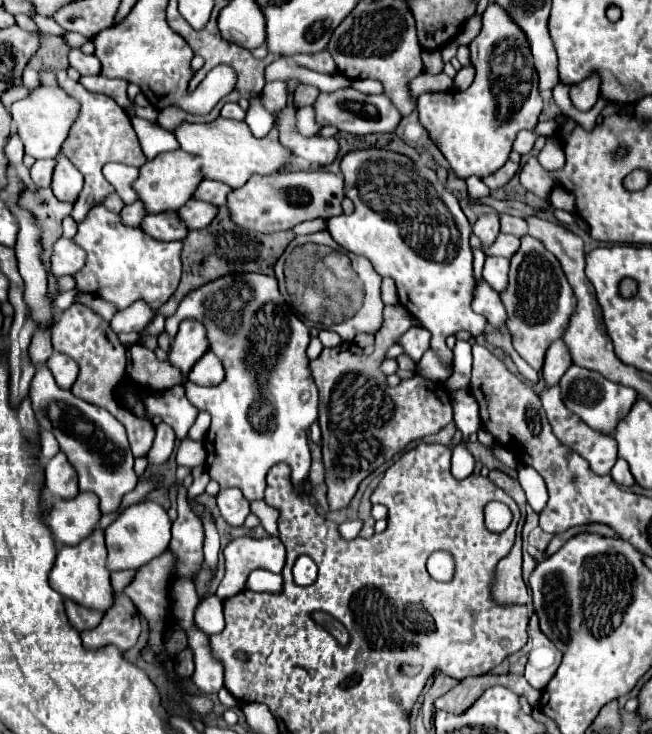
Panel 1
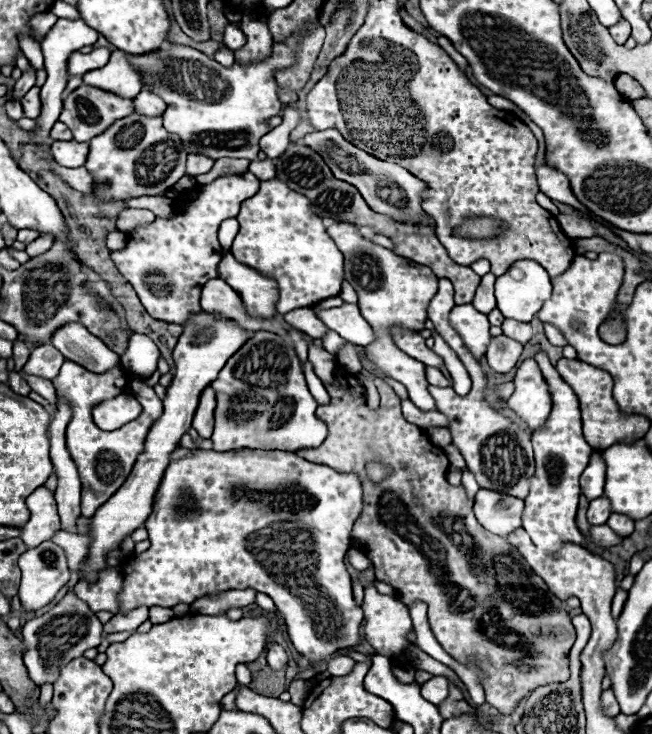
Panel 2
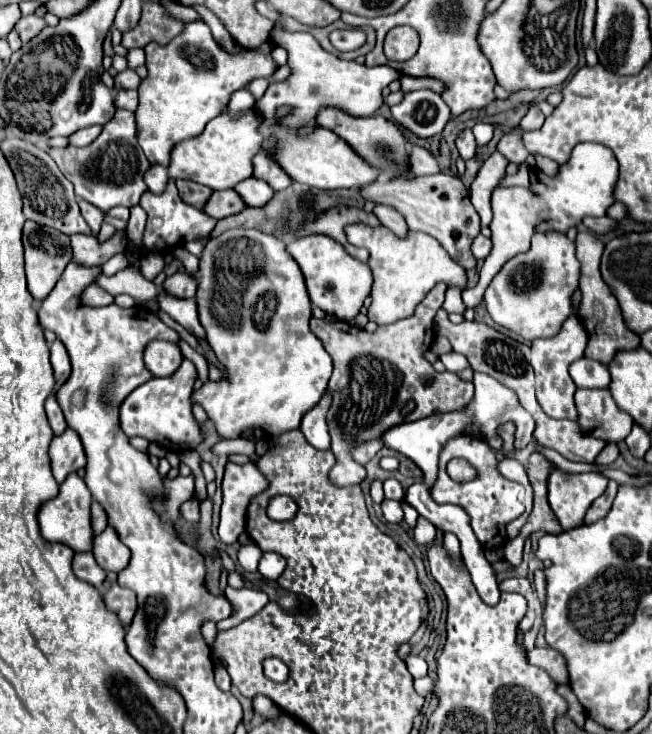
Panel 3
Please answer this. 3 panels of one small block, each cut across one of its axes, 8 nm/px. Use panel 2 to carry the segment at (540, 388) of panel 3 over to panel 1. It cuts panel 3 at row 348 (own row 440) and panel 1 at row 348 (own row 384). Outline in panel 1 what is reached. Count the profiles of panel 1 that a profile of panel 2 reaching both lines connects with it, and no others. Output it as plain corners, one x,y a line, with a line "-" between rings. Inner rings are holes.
556,340
548,352
546,352
546,362
542,368
542,376
546,380
546,386
556,386
562,378
562,374
572,366
572,356
562,340

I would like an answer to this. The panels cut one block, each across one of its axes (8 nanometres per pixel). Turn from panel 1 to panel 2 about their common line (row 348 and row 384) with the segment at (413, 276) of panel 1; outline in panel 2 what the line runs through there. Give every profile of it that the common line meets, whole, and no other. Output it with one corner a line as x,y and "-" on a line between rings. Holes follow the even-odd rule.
426,367
426,378
430,384
434,384
434,386
438,387
448,387
449,380
444,376
439,369
435,367

